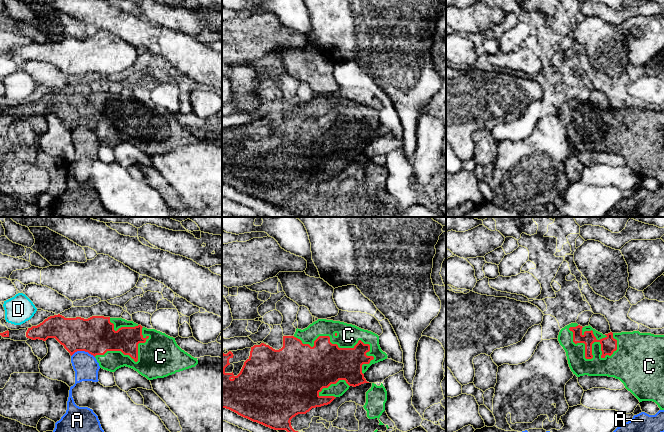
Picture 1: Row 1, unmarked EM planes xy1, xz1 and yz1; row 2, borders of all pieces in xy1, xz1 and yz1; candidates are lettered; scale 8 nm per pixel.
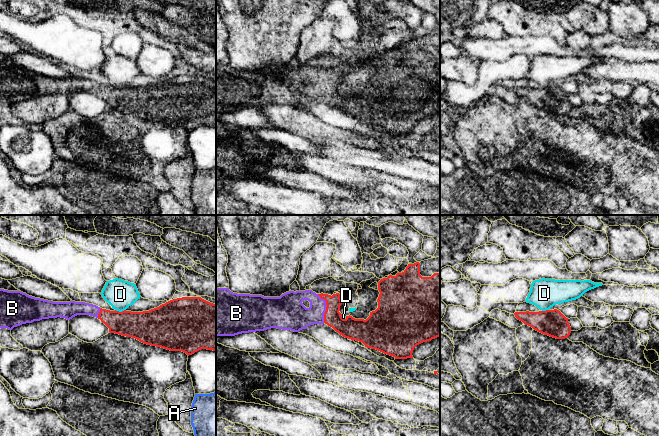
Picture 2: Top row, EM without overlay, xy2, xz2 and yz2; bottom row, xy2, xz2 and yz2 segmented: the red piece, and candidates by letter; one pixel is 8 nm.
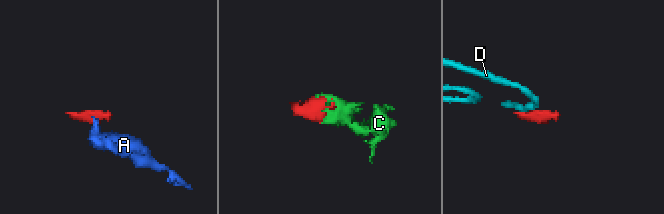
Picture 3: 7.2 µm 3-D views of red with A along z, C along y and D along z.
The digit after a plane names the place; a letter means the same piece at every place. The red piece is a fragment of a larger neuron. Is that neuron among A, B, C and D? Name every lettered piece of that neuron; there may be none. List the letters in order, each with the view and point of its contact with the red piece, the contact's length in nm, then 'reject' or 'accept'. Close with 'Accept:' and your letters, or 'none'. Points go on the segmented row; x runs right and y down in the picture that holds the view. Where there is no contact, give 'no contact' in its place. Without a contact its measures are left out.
A: xy1 (83, 350) | 190 nm | reject
B: xz2 (326, 308) | 240 nm | accept
C: yz1 (591, 354) | 440 nm | accept
D: xy2 (120, 312) | 90 nm | reject
Accept: B, C

